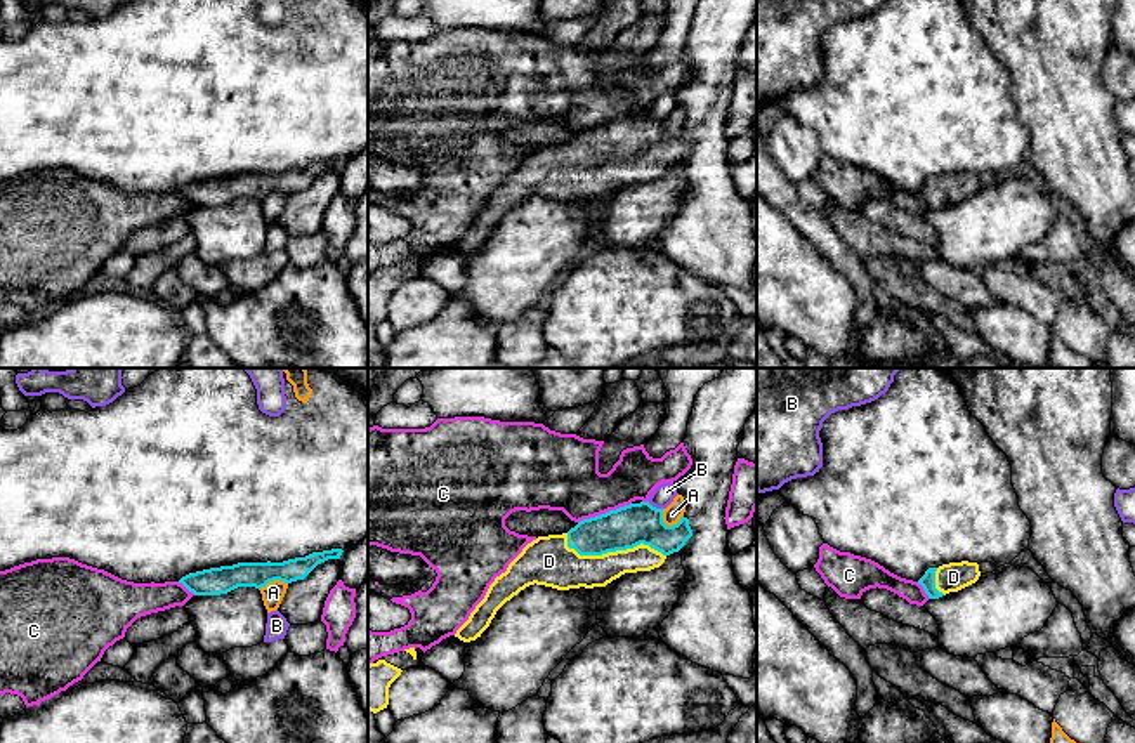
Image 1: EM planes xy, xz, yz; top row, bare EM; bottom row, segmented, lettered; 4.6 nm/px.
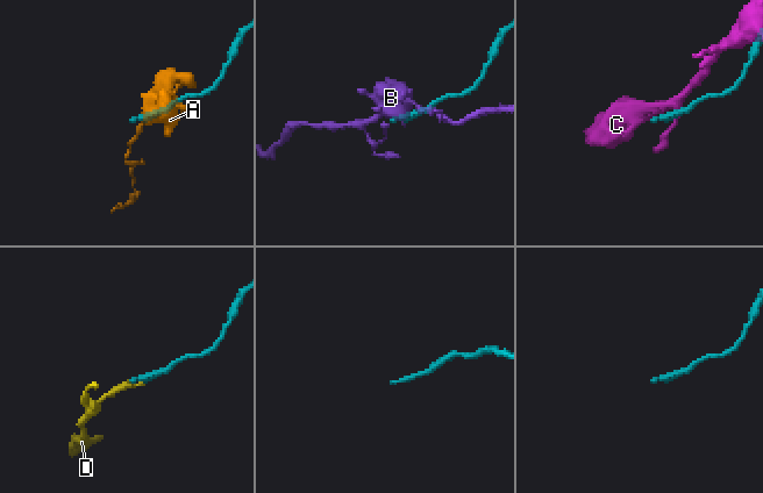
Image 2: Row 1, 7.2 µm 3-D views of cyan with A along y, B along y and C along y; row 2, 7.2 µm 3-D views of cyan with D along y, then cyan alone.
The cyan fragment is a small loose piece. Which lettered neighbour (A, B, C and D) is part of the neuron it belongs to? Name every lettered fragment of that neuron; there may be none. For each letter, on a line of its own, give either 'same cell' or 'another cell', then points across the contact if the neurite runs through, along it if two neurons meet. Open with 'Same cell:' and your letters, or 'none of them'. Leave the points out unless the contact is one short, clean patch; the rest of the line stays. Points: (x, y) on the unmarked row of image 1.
Same cell: D
A: another cell
B: another cell; border xz (648, 111), (662, 120)
C: another cell
D: same cell; way xz (632, 136), (632, 141), (611, 162), (571, 170), (563, 179)

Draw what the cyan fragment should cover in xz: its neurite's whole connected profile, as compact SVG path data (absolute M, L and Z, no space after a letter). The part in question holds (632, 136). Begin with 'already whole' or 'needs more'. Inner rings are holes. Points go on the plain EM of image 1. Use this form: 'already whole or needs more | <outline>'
needs more | M649 113L583 130L562 146L538 148L495 189L455 248L463 253L481 248L496 222L529 196L557 201L606 198L625 184L659 179L691 148L687 128L666 137L663 120Z

